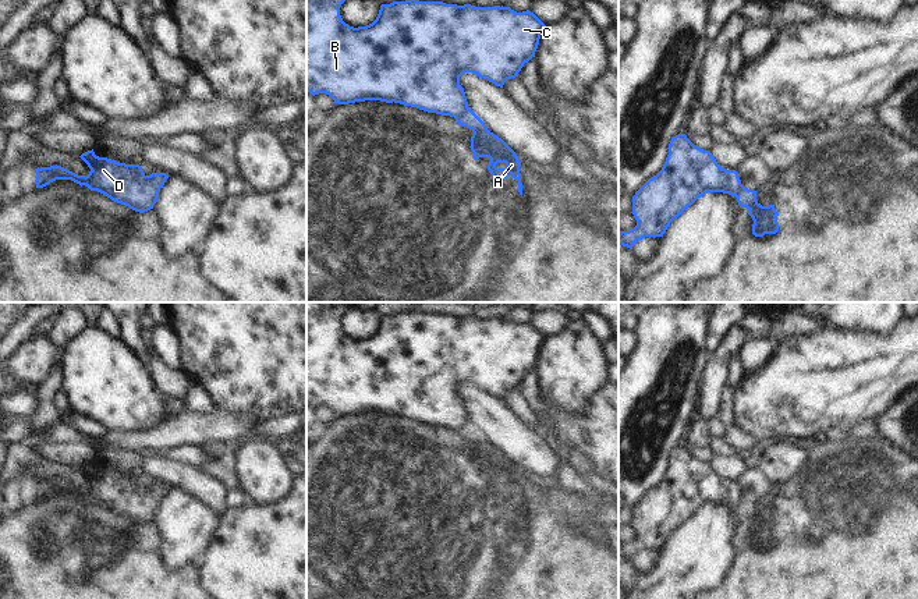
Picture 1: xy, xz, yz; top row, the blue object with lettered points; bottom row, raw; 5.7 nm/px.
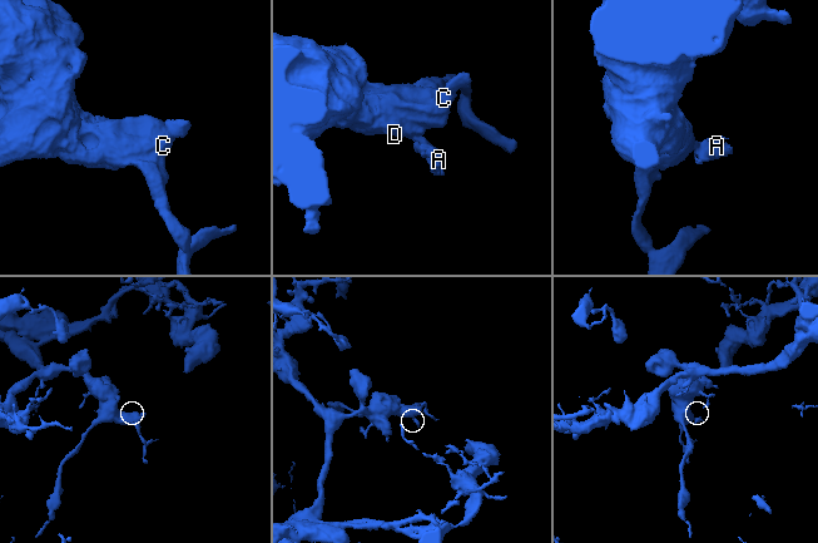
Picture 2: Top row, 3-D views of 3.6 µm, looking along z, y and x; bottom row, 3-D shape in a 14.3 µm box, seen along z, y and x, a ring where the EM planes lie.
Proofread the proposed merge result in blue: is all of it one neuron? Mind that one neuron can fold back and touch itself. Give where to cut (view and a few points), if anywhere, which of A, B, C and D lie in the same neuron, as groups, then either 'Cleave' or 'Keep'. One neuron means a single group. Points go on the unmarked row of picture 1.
Split along xz (468, 419), (454, 429). Groups: A / B C D. Cleave.

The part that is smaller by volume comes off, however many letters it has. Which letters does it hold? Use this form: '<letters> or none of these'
A

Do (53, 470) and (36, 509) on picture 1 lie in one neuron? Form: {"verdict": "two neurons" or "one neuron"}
{"verdict": "two neurons"}

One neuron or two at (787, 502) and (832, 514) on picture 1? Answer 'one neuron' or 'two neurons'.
one neuron

